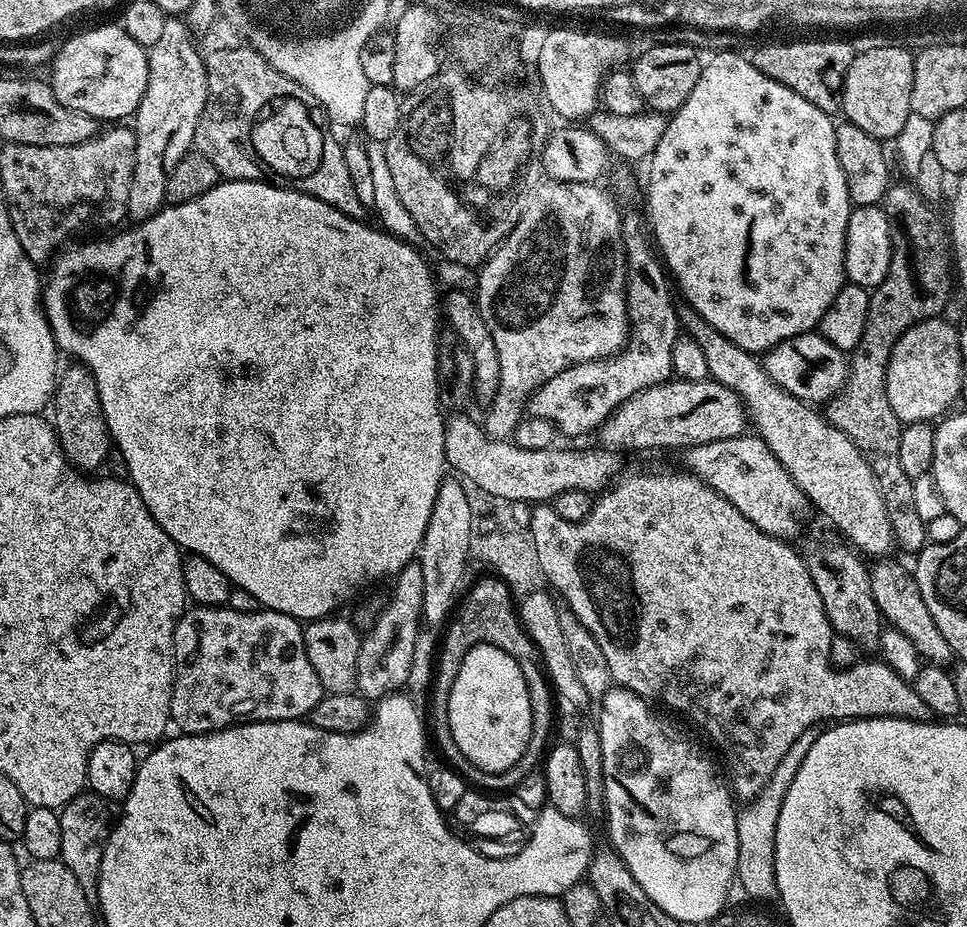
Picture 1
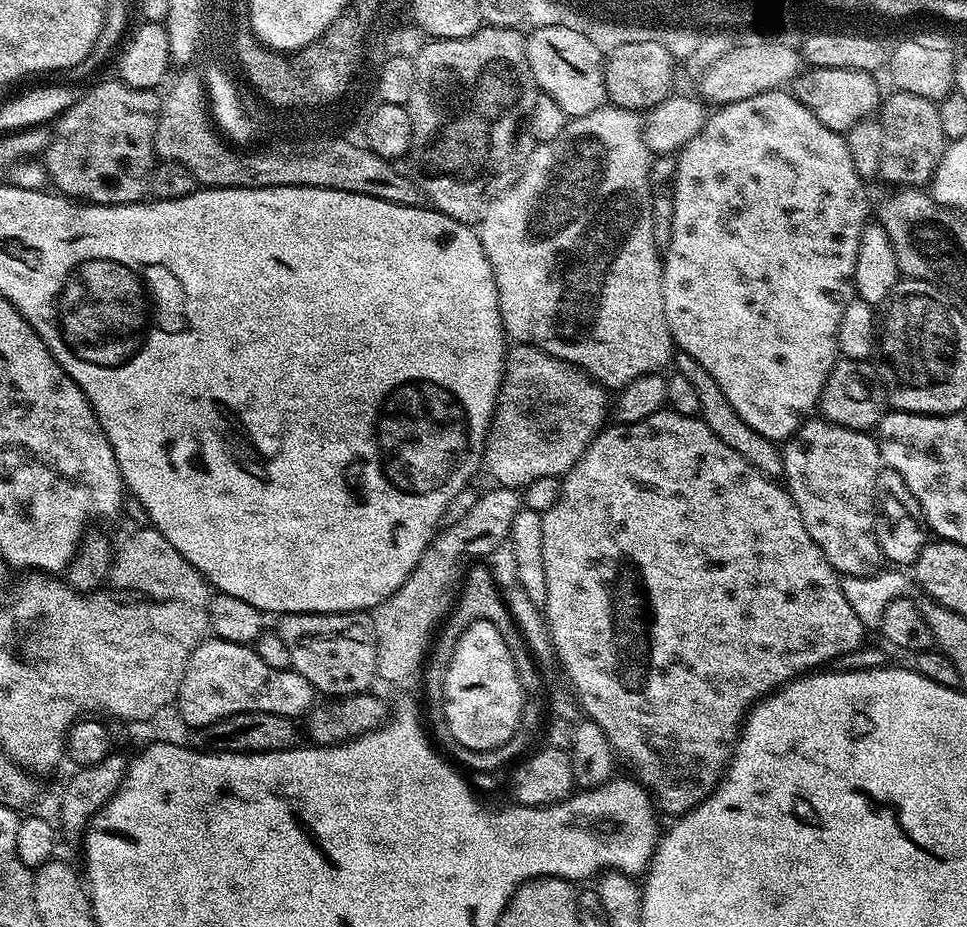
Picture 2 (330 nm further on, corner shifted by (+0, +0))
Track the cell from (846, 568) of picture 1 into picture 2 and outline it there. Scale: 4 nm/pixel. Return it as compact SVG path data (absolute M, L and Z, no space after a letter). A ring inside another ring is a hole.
M677 351L674 356L674 364L675 360L675 371L682 378L689 380L698 394L699 419L703 420L706 426L710 426L710 430L714 430L714 434L718 434L718 438L722 438L722 442L726 442L726 446L730 446L730 450L738 450L738 454L742 454L742 458L746 458L746 462L750 466L754 466L762 475L773 478L783 477L784 454L778 447L777 441L767 440L762 434L758 434L758 430L750 430L750 426L746 426L746 422L742 422L742 418L738 418L734 408L730 406L730 402L722 394L718 382L714 382L714 378L710 374L706 374L706 369L699 362L694 362L694 358L690 358L690 354Z

